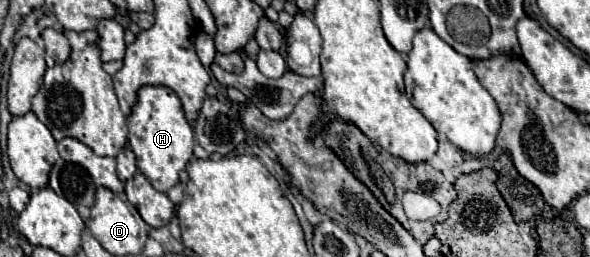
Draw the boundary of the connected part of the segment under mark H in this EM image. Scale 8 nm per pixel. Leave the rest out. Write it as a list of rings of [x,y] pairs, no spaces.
[[[145,85],[137,91],[137,103],[127,117],[129,143],[137,157],[137,169],[157,187],[157,191],[167,191],[179,183],[179,175],[193,157],[193,129],[183,115],[181,101],[177,93],[169,87]]]

